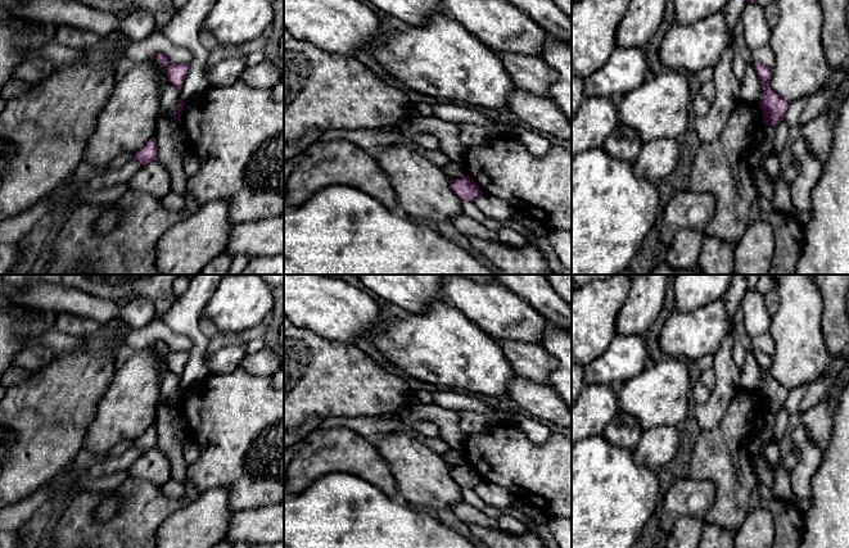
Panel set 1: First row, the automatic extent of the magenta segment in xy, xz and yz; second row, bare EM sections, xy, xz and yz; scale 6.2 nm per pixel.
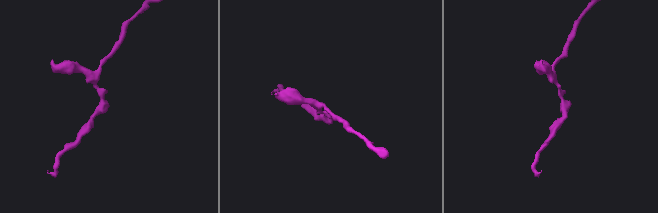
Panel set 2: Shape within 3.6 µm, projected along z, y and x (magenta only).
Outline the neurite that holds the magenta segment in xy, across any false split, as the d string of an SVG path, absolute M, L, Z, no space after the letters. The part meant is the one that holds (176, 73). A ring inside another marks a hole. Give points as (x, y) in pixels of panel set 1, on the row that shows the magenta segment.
M163 53L157 54L155 60L166 67L168 81L180 91L189 72L189 64L172 64Z

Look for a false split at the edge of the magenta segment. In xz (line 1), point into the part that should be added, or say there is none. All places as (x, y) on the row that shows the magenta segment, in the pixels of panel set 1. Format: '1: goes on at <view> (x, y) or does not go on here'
1: does not go on here

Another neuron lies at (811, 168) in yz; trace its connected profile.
M801 135L792 145L792 158L799 162L799 171L789 187L791 203L796 210L810 212L812 191L822 175L825 164L810 153L808 142Z

